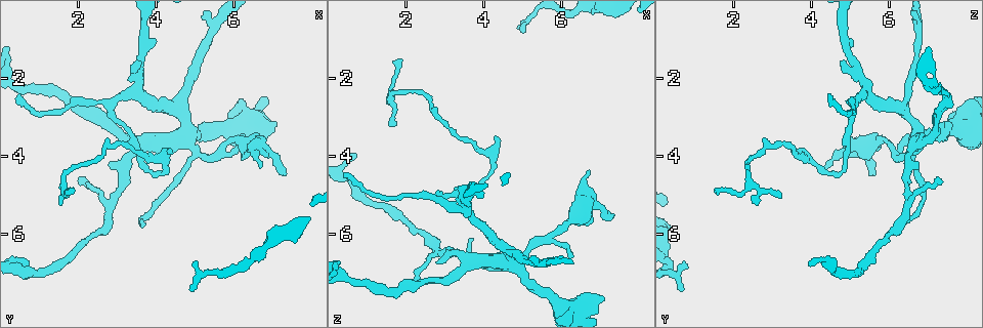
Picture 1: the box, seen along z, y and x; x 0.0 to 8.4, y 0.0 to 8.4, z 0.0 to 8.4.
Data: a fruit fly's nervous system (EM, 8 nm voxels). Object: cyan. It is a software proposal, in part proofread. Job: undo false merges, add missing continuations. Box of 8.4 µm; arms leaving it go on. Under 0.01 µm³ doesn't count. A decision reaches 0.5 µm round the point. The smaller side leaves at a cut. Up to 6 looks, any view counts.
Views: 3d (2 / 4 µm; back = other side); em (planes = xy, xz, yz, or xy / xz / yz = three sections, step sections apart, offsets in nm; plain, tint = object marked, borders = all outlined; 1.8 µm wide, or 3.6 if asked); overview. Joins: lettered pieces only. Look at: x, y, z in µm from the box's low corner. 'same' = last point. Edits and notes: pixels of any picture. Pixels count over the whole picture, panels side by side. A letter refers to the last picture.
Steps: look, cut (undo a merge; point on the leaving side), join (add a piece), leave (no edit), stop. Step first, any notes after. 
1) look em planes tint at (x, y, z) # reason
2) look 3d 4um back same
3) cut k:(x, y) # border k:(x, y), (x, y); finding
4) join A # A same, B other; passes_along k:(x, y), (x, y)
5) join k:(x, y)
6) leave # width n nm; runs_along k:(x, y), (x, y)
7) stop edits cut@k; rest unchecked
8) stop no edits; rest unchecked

look 3d 4um at (0.75, 6.75, 4.00) # branch stops here

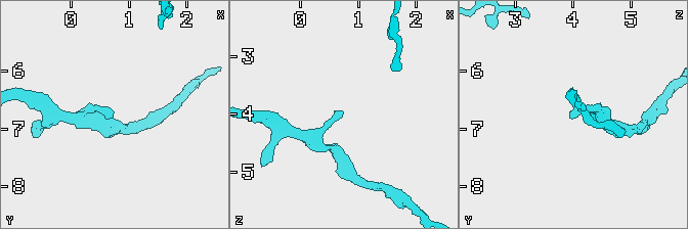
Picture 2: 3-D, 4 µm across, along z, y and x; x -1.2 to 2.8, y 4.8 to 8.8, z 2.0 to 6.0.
look em planes tint at (0.70, 6.65, 4.00) # now the EM

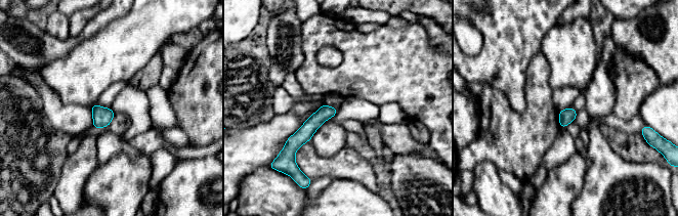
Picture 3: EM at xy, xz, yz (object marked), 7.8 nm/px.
look em planes borders same

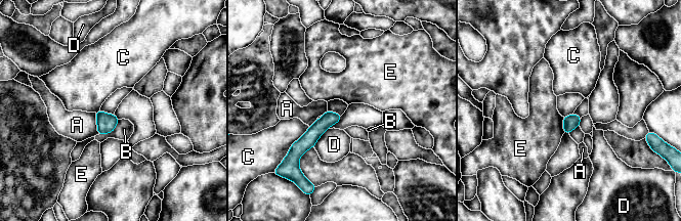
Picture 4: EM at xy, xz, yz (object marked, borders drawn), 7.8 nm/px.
leave # A other, B other, C other, D other, E other; runs_along 4:(338, 117), (329, 118), (295, 151); no lettered piece goes on from it

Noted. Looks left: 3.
look 3d 2um at (5.05, 6.65, 0.80) # thin end

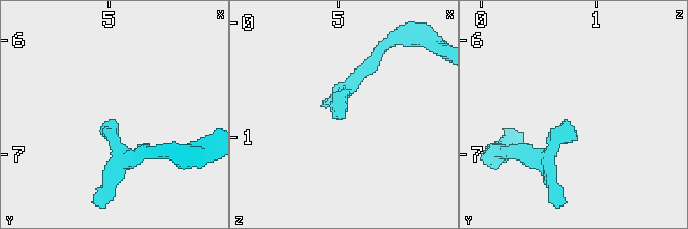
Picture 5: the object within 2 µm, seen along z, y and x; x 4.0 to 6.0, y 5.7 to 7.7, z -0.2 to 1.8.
look em planes borders at (5.08, 6.70, 0.76)

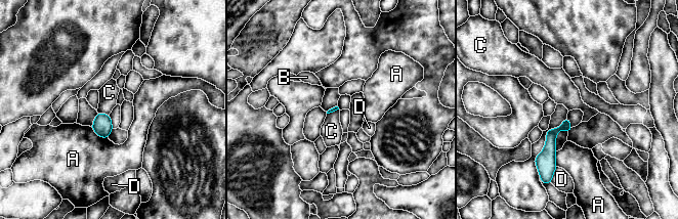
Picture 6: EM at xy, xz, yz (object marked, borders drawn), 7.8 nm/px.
leave # A other, B other, C other, D other; runs_along 6:(566, 123), (551, 136), (549, 170); none of them fits

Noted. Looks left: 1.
look em planes borders at (7.30, 4.55, 5.45) # free end

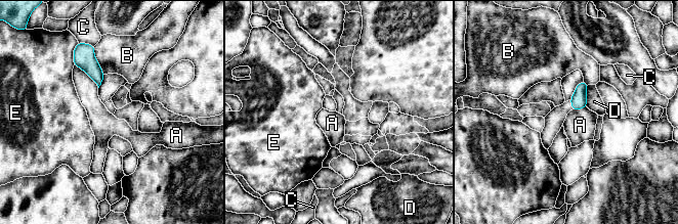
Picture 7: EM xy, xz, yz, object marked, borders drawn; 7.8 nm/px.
leave # longest_contact A 260 nm; A other, B other, C other, D other, E other; no lettered piece goes on from it

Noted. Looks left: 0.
stop no edits; rest unchecked

